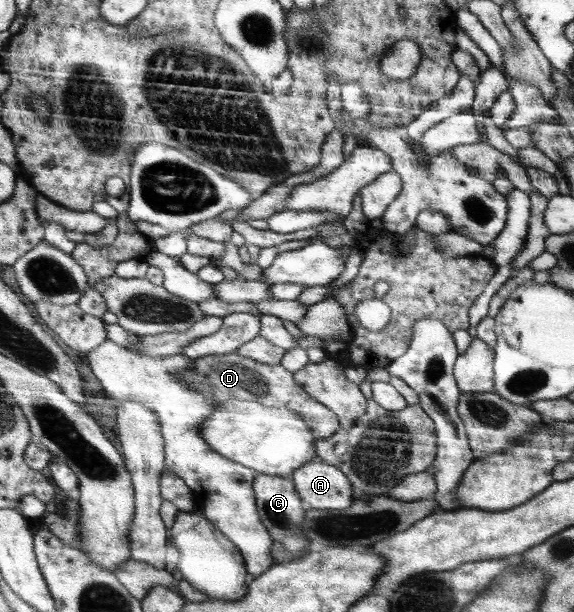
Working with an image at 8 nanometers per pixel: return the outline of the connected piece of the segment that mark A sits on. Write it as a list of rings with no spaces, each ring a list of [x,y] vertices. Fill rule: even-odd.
[[[319,457],[293,473],[296,491],[310,508],[318,510],[347,510],[356,490],[348,476],[333,464]]]

